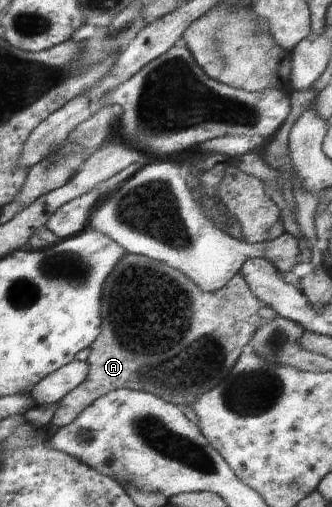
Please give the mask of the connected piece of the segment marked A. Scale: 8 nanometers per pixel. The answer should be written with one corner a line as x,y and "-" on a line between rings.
126,253
114,271
105,278
101,309
103,331
90,345
91,353
87,359
89,371
85,381
65,395
52,417
51,425
57,429
70,424
105,392
119,388
149,392
179,409
193,407
201,394
217,388
229,375
243,347
264,321
261,311
268,306
256,298
241,271
224,288
204,292
169,265
133,255

